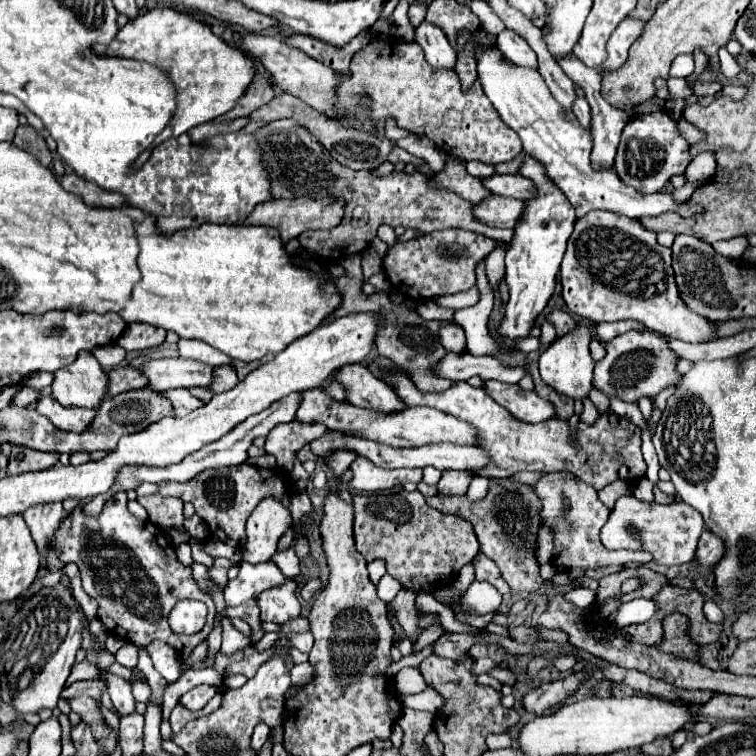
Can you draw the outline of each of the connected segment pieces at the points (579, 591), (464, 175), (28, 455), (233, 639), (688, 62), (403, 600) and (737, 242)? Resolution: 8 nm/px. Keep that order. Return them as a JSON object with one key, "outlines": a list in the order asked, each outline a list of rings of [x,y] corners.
{"outlines":[[[[583,587],[574,588],[564,595],[567,601],[581,609],[588,609],[588,606],[590,607],[594,602],[595,597],[596,595],[593,591]]],[[[448,155],[446,169],[436,175],[436,183],[440,183],[440,185],[446,187],[446,189],[452,189],[454,193],[462,195],[464,199],[468,199],[468,201],[474,203],[474,205],[492,195],[492,193],[482,185],[482,179],[480,179],[480,177],[472,177],[472,175],[466,171],[466,163],[460,161],[460,159],[454,159],[452,155]]],[[[14,445],[10,459],[8,459],[6,475],[22,475],[22,473],[30,473],[30,471],[44,471],[48,467],[54,467],[56,461],[58,461],[58,455],[54,455],[54,453],[42,453],[42,451],[34,451],[28,447]]],[[[228,617],[222,619],[222,627],[224,627],[224,633],[222,633],[222,649],[220,649],[222,653],[230,655],[230,653],[234,653],[234,651],[238,651],[238,649],[250,645],[250,639],[244,637],[242,633],[238,633],[238,631],[230,625],[230,619],[228,619]]],[[[680,55],[678,59],[674,59],[672,67],[670,67],[670,75],[672,77],[688,77],[694,71],[694,59],[692,55]]],[[[400,589],[398,595],[390,603],[386,603],[386,607],[388,607],[388,613],[392,613],[398,619],[398,623],[410,635],[410,639],[416,641],[416,637],[418,637],[418,629],[416,629],[416,619],[418,619],[416,593],[408,591],[408,589]]],[[[740,235],[740,237],[726,239],[726,241],[716,241],[716,243],[712,243],[712,247],[714,247],[714,251],[718,251],[726,259],[738,259],[748,249],[748,239]]]]}

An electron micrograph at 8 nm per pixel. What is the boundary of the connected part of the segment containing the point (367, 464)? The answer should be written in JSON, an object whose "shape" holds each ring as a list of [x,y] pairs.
{"shape":[[[358,456],[352,463],[352,481],[348,483],[356,491],[378,491],[388,489],[396,485],[404,485],[408,481],[420,483],[422,481],[422,469],[380,469],[366,457]]]}

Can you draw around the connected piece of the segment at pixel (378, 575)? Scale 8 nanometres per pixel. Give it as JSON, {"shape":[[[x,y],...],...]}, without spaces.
{"shape":[[[372,561],[372,563],[368,563],[368,573],[370,573],[372,583],[374,583],[374,585],[378,585],[378,581],[382,579],[382,575],[386,573],[384,561]]]}

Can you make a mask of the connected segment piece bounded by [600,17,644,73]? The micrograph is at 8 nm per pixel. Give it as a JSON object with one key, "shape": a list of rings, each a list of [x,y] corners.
{"shape":[[[624,19],[614,33],[610,35],[608,43],[606,43],[606,59],[600,65],[600,71],[616,71],[618,67],[622,67],[628,59],[628,49],[630,45],[638,39],[638,35],[642,33],[642,23],[638,19]]]}

